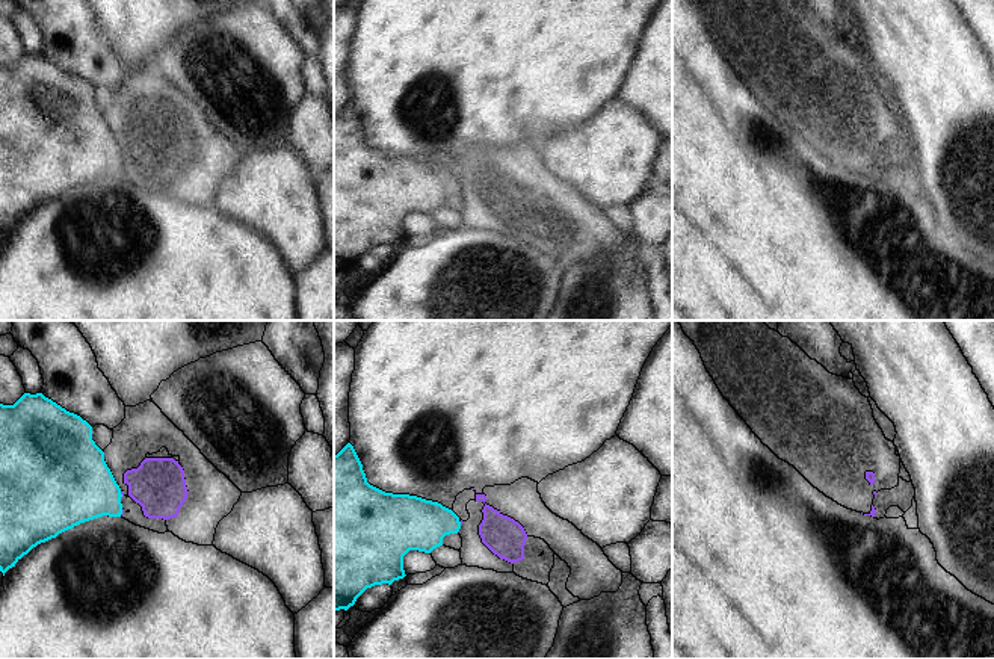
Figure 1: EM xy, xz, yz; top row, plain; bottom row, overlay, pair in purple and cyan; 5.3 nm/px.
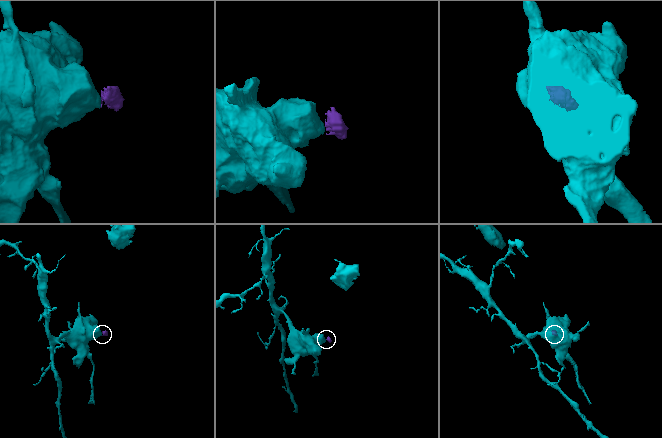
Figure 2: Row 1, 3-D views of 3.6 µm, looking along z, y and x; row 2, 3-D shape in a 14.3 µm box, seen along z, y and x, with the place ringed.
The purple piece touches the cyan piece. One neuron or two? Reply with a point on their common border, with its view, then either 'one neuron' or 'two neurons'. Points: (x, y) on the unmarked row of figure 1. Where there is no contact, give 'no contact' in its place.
xy (121, 154) | two neurons

